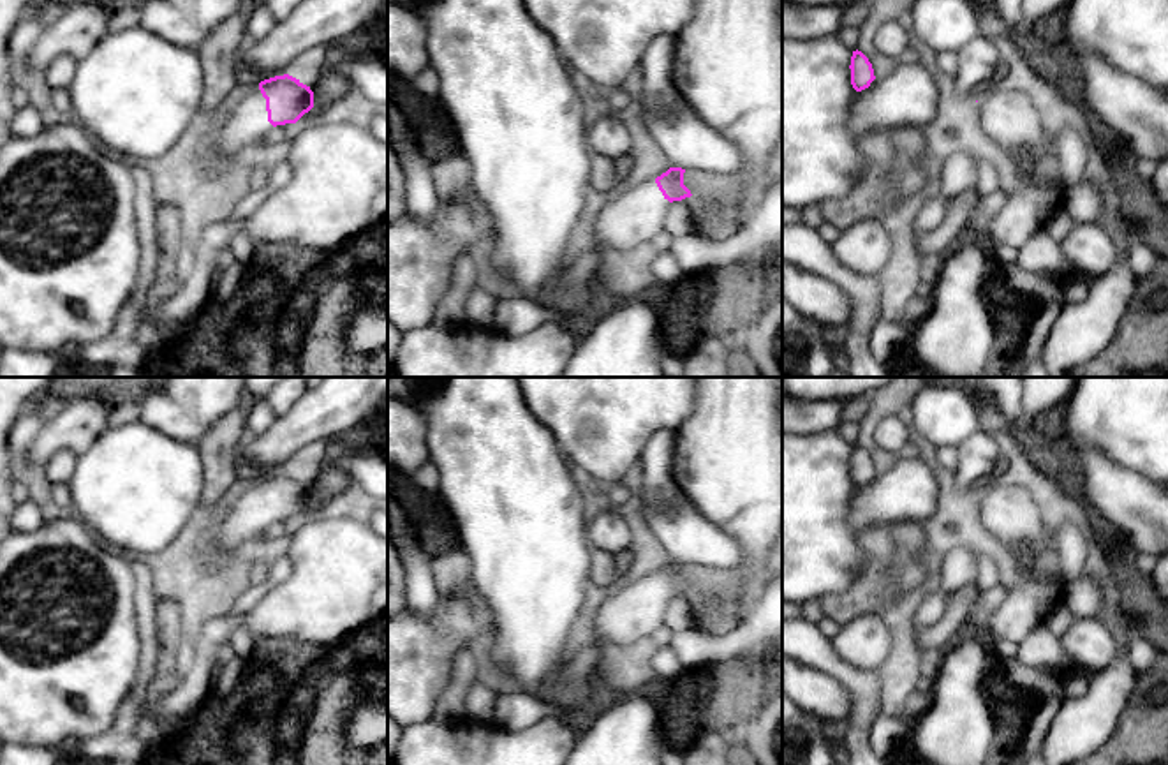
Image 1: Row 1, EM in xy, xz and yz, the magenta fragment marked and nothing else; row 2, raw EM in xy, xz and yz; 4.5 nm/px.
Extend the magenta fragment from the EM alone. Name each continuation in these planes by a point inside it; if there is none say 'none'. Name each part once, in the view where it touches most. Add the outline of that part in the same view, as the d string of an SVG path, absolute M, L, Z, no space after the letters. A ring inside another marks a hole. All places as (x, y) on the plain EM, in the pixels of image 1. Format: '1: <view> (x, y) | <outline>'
1: xy (243, 517) | M259 479L247 481L211 518L217 543L225 550L236 550L240 545L264 538L273 520L268 516L266 494Z

